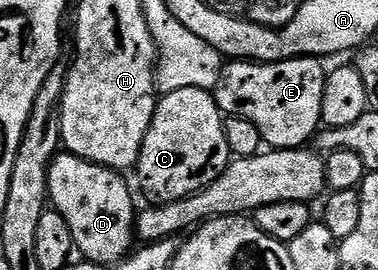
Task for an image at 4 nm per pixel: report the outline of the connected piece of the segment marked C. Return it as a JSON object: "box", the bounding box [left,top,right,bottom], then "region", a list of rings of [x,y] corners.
{"box":[137,88,233,205],"region":[[[200,88],[177,89],[156,102],[155,116],[145,133],[137,164],[148,204],[162,205],[196,195],[227,168],[233,156],[229,141],[225,141],[224,118],[214,94]]]}

